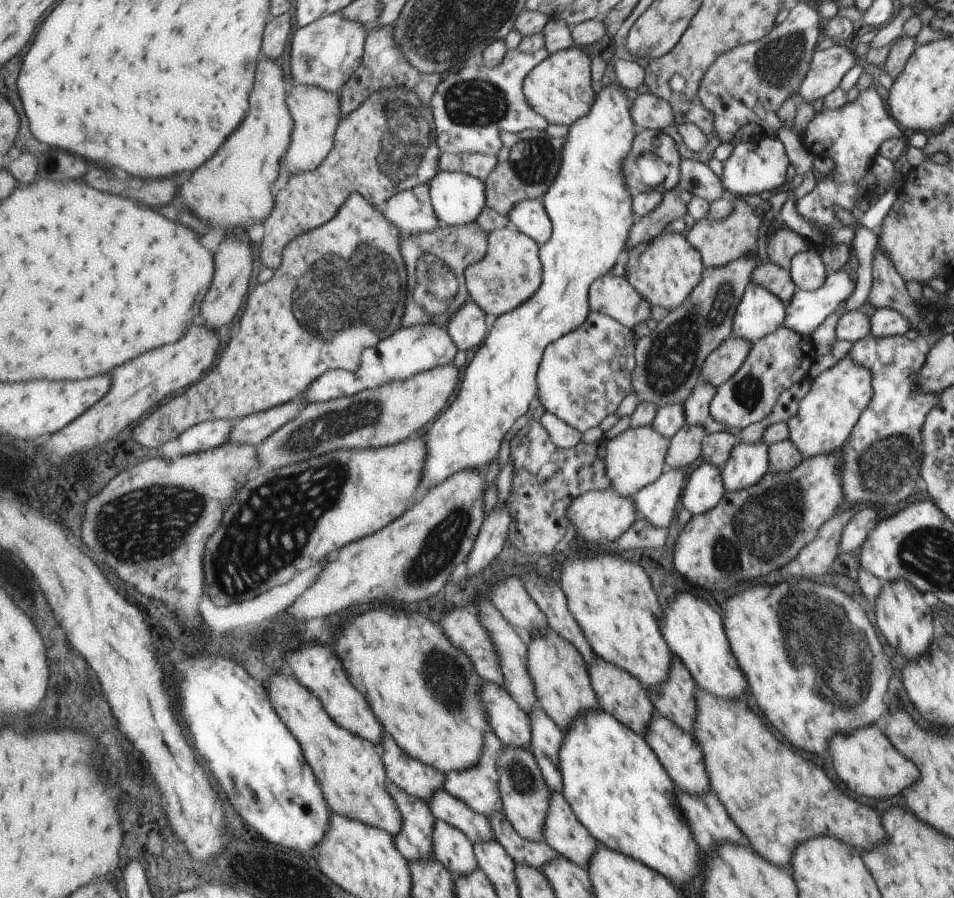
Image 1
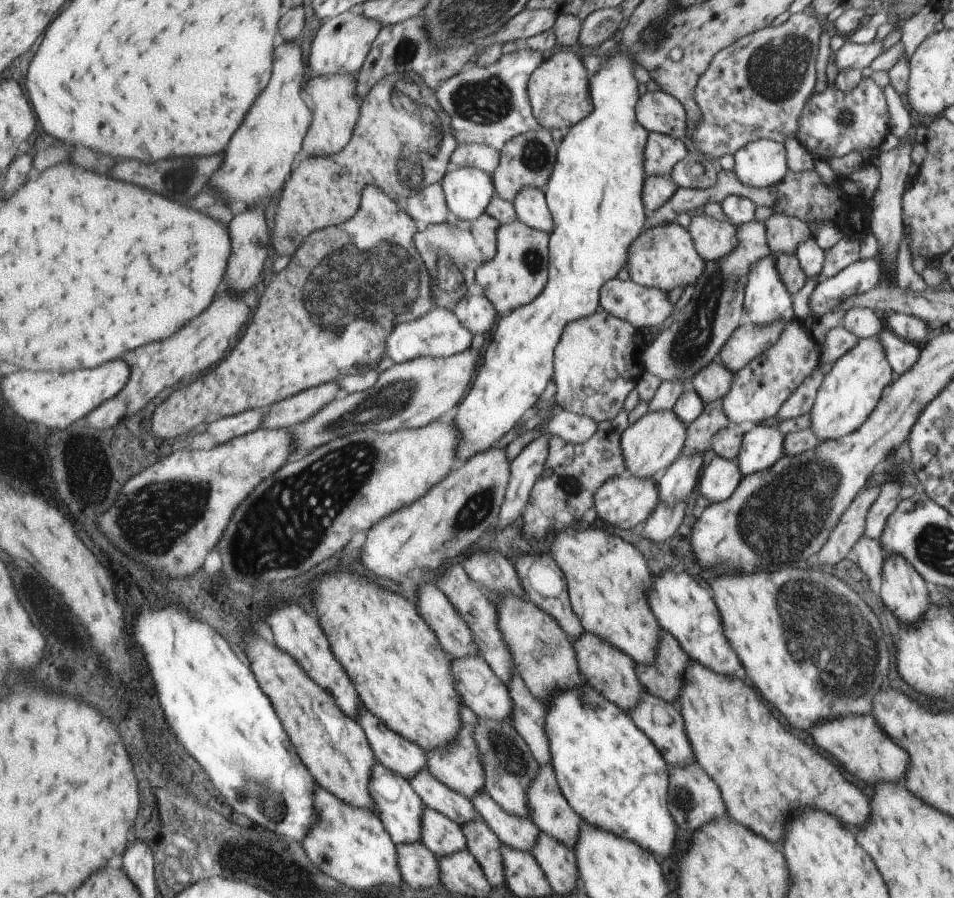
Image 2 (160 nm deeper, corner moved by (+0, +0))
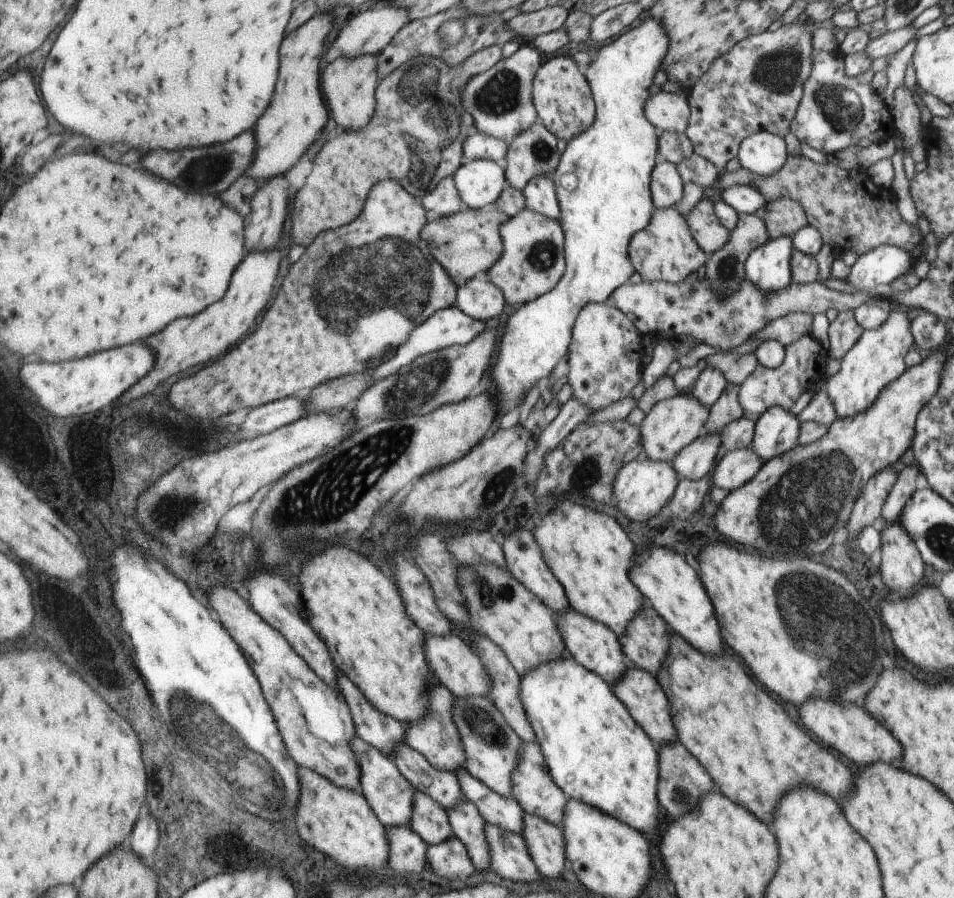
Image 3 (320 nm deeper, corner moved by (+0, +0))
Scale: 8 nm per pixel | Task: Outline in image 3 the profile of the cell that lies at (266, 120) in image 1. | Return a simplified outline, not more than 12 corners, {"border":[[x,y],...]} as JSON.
{"border":[[315,15],[281,46],[281,82],[257,124],[263,184],[293,168],[329,122]]}

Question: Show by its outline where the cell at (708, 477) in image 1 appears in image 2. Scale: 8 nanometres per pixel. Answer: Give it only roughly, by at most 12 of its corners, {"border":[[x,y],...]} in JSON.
{"border":[[713,458],[701,468],[696,493],[727,500],[742,480],[737,462]]}

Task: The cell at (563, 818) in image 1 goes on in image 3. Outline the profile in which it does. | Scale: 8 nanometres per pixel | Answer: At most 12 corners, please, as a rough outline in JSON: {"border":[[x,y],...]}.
{"border":[[523,741],[512,796],[525,812],[563,824],[565,791],[539,743]]}

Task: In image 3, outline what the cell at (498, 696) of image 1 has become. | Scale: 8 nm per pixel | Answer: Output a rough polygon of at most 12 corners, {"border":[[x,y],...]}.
{"border":[[457,632],[426,633],[426,657],[455,697],[488,696],[483,661]]}

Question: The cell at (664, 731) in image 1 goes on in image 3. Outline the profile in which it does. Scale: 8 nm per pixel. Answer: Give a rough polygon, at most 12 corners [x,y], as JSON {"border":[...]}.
{"border":[[628,663],[613,690],[653,742],[675,740],[656,677]]}

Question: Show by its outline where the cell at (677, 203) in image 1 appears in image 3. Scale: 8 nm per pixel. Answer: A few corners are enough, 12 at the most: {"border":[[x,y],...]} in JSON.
{"border":[[789,154],[776,173],[723,171],[797,201],[834,258],[921,240],[863,168]]}

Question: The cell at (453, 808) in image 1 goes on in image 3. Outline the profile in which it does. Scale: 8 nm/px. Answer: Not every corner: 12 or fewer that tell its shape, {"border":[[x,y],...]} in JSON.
{"border":[[409,744],[393,758],[414,788],[445,810],[464,798],[455,772]]}

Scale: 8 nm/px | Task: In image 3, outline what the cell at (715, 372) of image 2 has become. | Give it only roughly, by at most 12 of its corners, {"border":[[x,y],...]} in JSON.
{"border":[[753,353],[707,355],[701,367],[739,385],[758,365]]}

